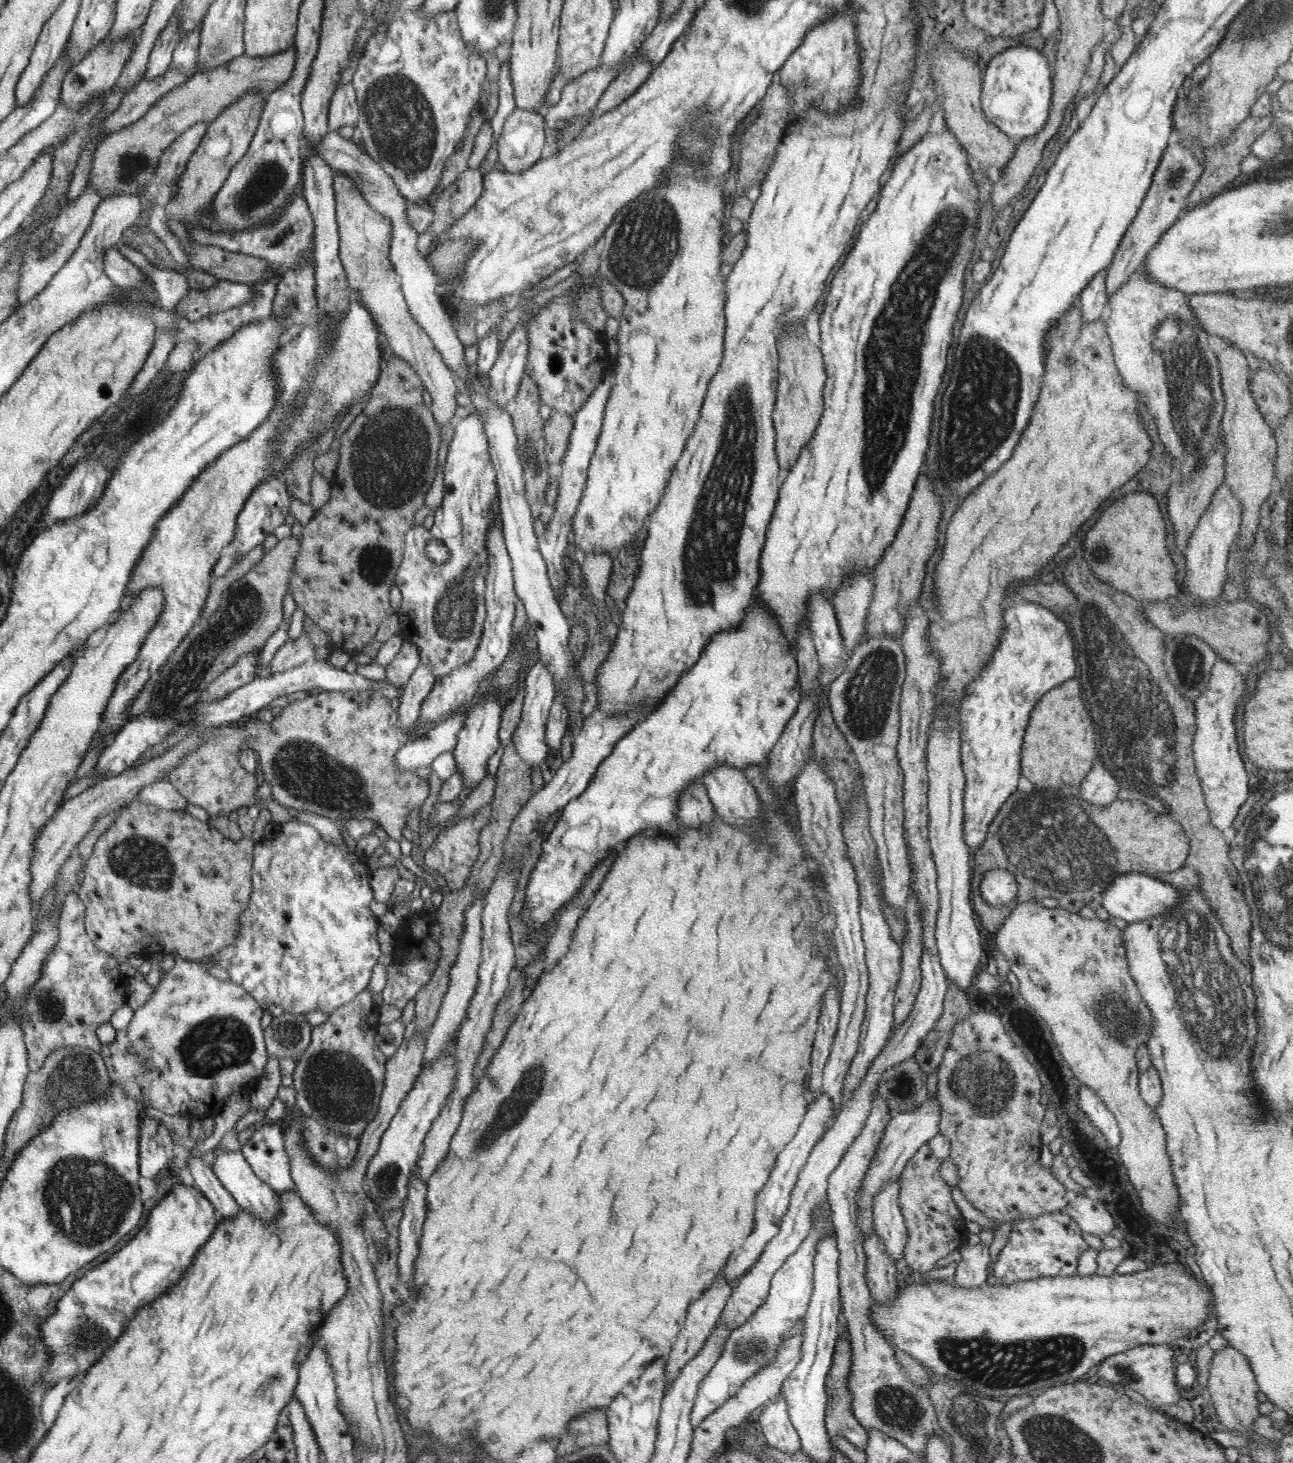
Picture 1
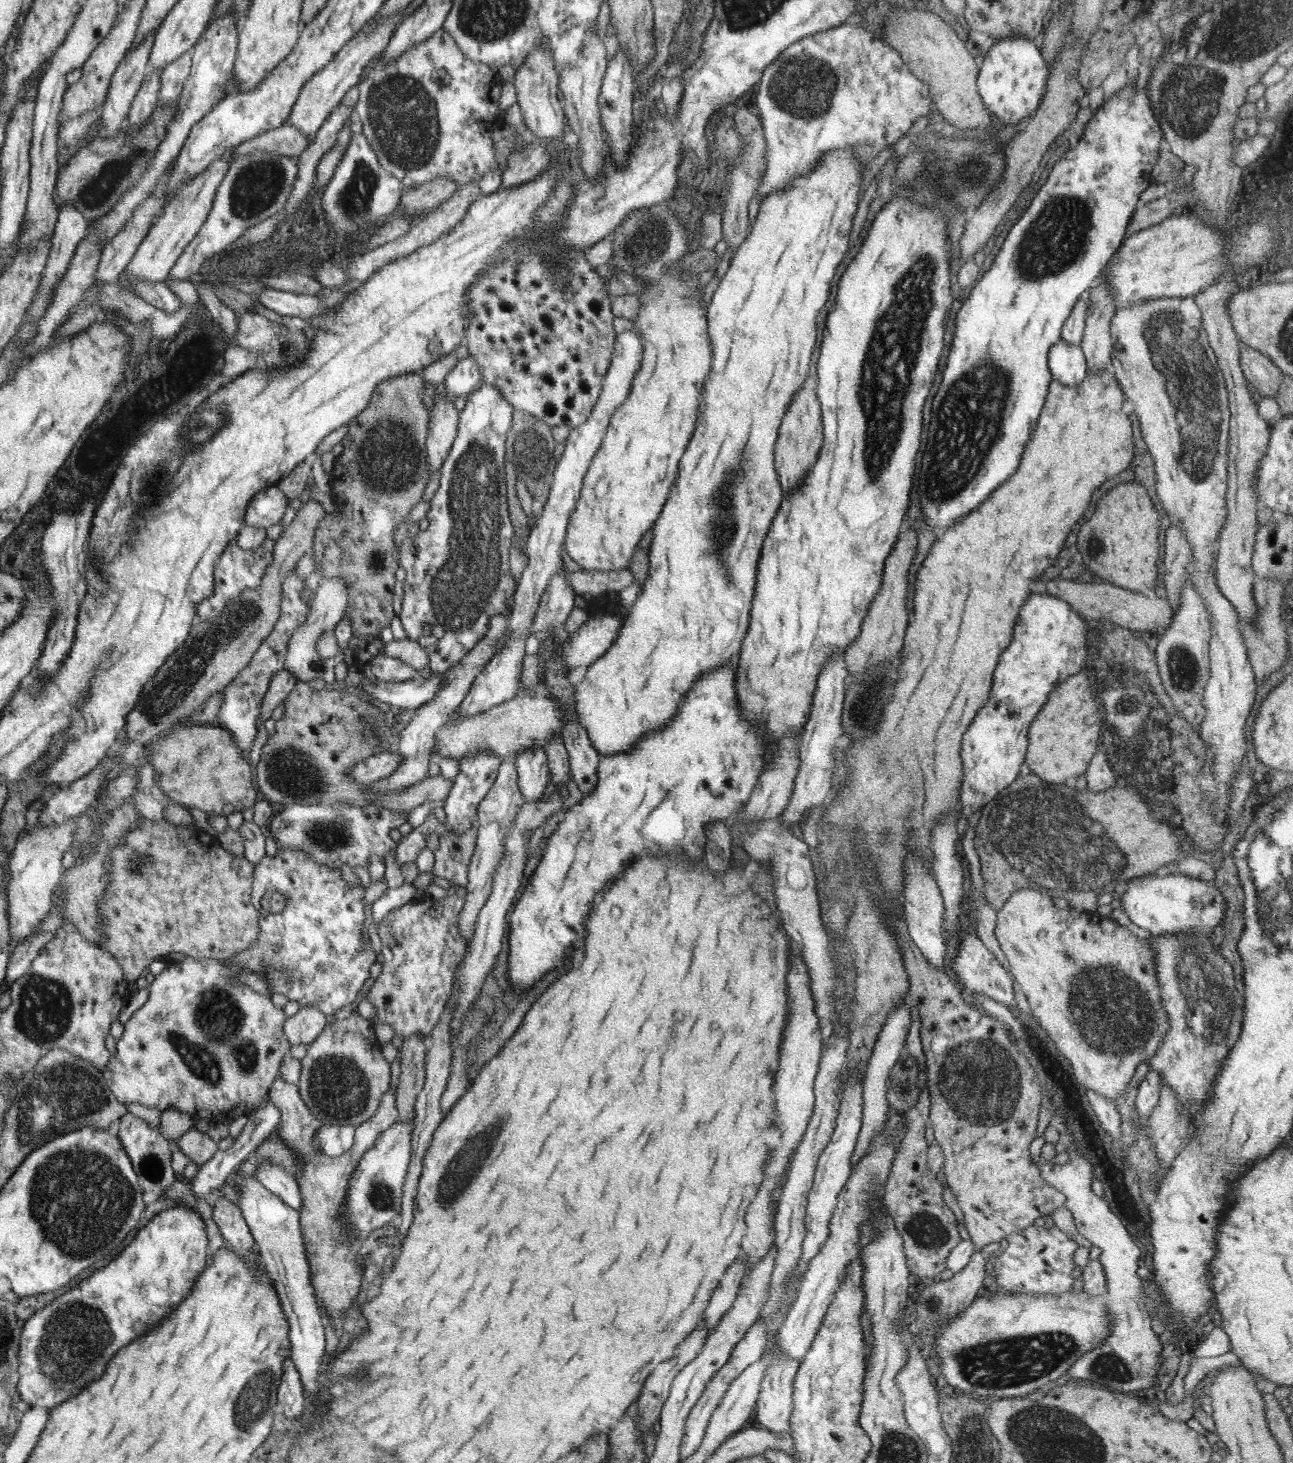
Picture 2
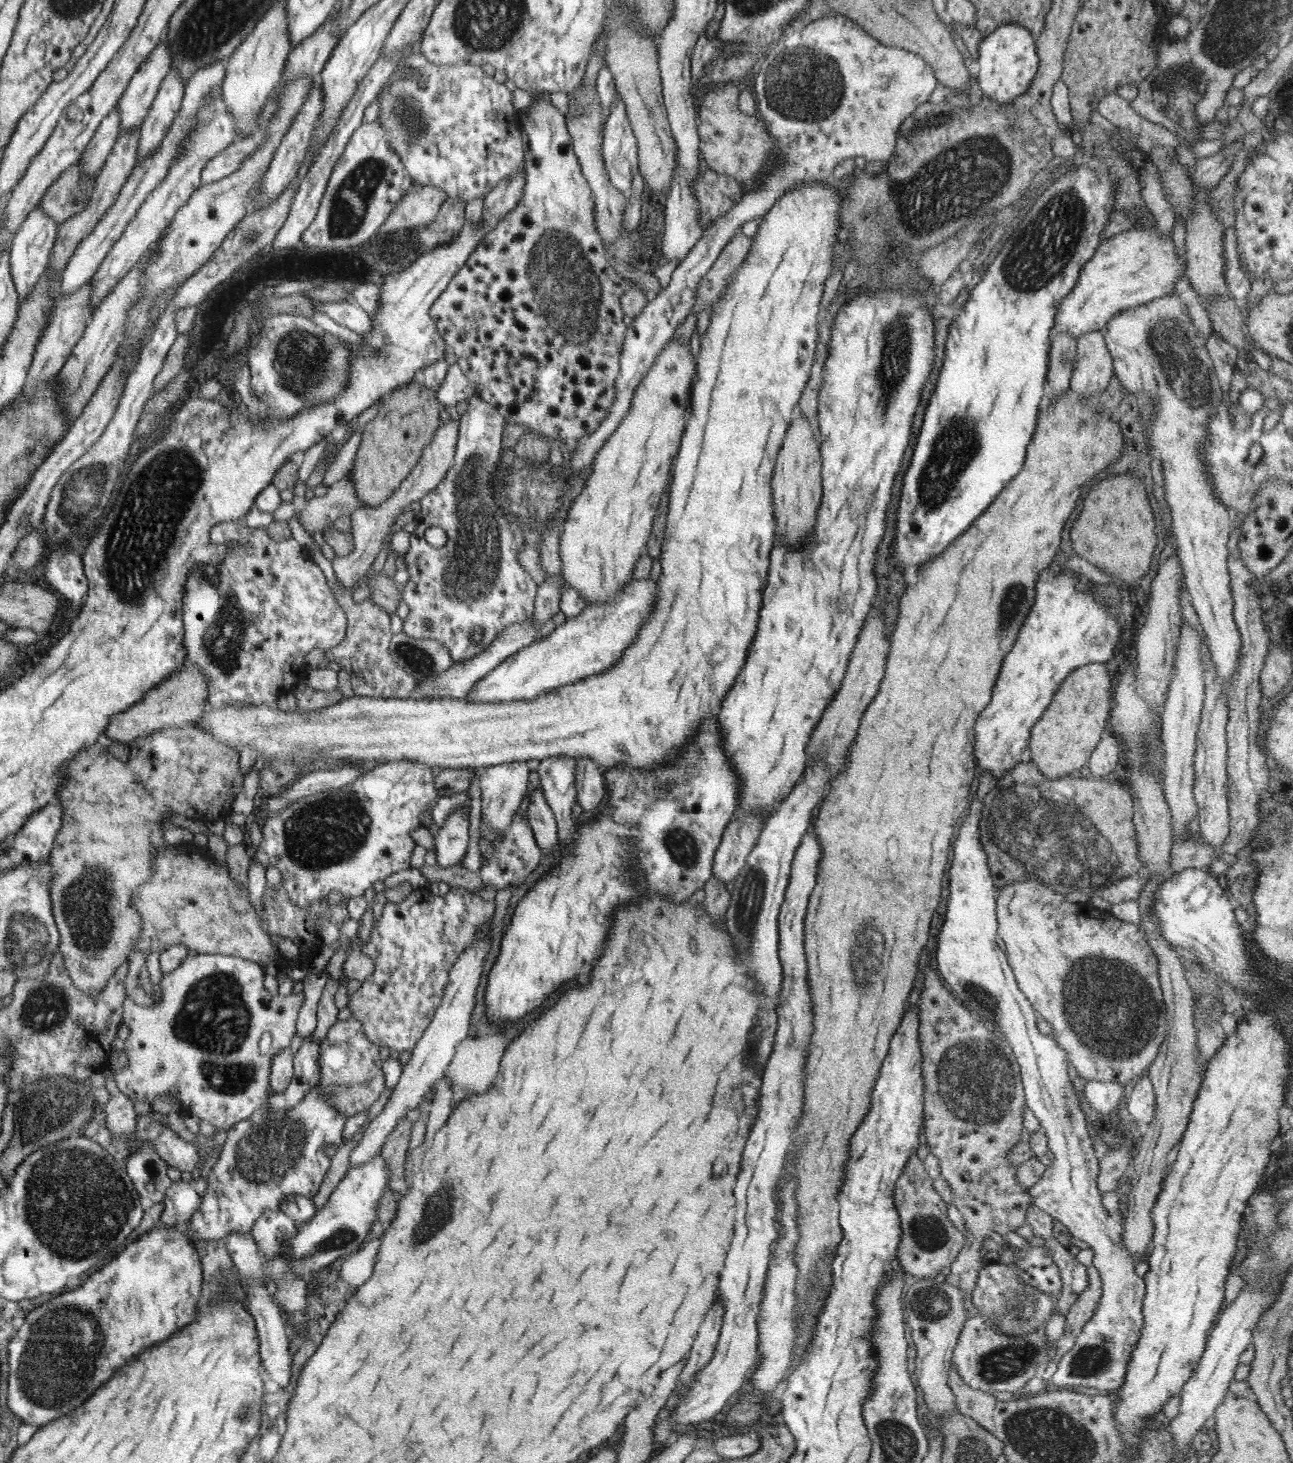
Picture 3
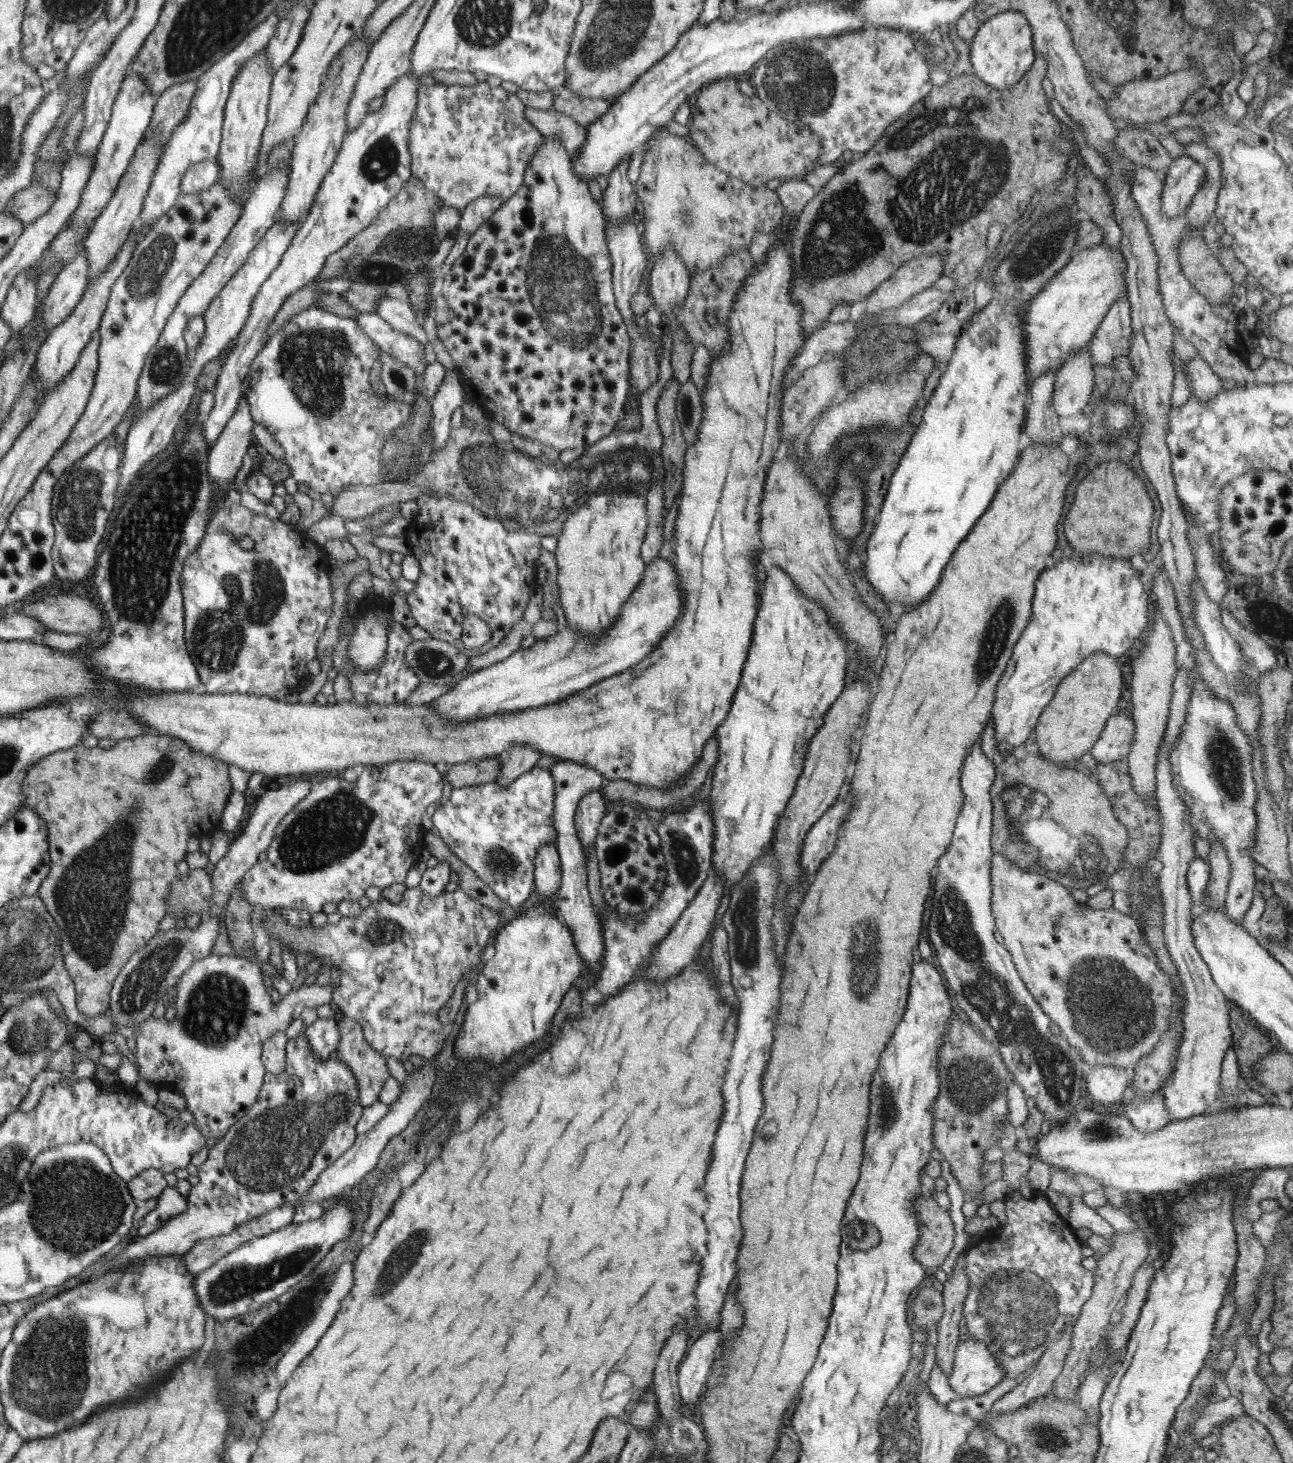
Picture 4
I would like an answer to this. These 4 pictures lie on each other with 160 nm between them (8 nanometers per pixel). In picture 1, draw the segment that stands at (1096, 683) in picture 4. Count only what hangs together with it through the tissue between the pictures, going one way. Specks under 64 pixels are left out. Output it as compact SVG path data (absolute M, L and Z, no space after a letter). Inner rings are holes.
M1077 677L1060 682L1038 699L1029 713L1022 738L1020 774L1035 787L1063 790L1079 782L1095 764L1096 732L1083 708Z

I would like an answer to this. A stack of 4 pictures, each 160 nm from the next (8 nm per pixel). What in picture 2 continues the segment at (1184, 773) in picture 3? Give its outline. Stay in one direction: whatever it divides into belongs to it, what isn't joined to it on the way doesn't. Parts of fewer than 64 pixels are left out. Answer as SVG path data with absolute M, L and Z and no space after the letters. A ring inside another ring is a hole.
M1188 578L1181 589L1178 608L1174 611L1172 621L1158 638L1154 648L1156 670L1162 687L1168 694L1176 714L1196 733L1199 731L1200 722L1204 719L1205 709L1202 703L1202 694L1209 678L1209 619L1203 602L1205 601L1199 597L1195 586L1192 586L1192 582Z

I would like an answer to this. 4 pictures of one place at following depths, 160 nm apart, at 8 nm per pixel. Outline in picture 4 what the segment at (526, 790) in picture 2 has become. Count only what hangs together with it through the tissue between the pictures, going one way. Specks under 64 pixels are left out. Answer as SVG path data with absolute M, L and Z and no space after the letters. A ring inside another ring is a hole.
M553 842L540 846L535 858L535 890L539 896L553 896L560 883L558 852Z

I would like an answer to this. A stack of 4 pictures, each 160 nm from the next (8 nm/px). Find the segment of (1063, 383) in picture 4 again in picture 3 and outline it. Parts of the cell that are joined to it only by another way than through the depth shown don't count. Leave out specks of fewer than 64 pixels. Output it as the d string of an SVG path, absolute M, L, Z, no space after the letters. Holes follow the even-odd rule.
M1102 330L1080 334L1076 338L1073 368L1068 382L1070 392L1074 392L1080 400L1096 396L1103 392L1111 376L1112 360Z

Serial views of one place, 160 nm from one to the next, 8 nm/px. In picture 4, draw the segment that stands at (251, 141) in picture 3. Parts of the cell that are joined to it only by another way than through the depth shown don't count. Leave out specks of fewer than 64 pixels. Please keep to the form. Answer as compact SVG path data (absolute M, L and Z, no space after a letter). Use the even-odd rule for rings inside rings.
M207 159L193 164L180 180L180 193L192 194L208 190L211 185L218 182L218 164L215 159Z

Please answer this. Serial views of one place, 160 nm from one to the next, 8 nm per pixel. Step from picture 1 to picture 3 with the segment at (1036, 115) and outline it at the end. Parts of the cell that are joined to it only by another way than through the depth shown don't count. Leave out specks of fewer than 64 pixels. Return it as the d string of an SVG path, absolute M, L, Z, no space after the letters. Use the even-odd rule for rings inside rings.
M1018 23L996 26L986 34L977 48L977 86L981 93L997 103L1010 103L1029 88L1037 72L1038 57L1034 48L1034 38Z

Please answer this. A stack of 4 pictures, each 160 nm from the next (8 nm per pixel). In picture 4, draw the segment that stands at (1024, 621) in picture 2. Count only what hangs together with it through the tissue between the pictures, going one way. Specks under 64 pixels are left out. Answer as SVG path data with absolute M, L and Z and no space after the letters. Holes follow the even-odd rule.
M1093 552L1091 556L1053 558L1034 582L1034 594L1030 606L1030 615L1025 628L1021 631L1012 648L1005 671L994 690L994 701L990 717L994 724L995 749L1001 760L1025 738L1038 719L1043 707L1051 700L1060 680L1081 664L1092 652L1101 651L1116 660L1122 660L1123 654L1130 650L1139 634L1148 629L1149 600L1143 590L1140 572L1135 570L1128 560L1105 558Z

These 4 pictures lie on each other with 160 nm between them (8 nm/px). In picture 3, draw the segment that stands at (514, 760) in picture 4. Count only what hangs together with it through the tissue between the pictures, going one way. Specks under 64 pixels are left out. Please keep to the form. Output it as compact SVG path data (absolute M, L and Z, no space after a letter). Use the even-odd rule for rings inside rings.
M517 760L496 764L495 766L485 768L483 774L478 778L481 823L490 828L490 836L493 836L493 839L500 839L502 830L507 828L507 825L511 822L513 813L518 810L521 799L525 794L525 788L527 788L527 776L529 776L531 765L529 762Z

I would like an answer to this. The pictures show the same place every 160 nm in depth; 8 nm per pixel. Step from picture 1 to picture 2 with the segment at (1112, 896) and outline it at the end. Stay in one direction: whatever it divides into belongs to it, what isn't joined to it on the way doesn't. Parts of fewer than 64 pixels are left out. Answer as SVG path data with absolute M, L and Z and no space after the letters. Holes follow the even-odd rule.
M1175 874L1157 877L1143 876L1126 882L1116 902L1125 912L1132 925L1147 930L1151 935L1177 935L1179 932L1204 932L1212 934L1213 928L1223 924L1223 913L1227 904L1213 882Z

